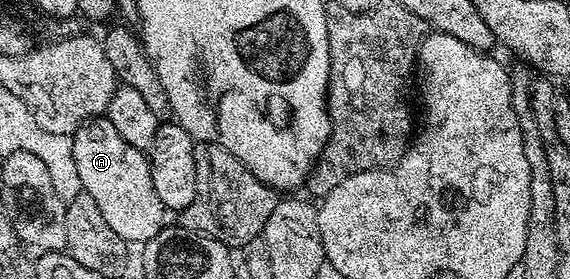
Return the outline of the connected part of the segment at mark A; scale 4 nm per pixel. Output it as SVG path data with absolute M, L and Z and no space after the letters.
M106 117L88 120L72 139L83 194L94 197L110 229L129 245L143 245L154 238L166 225L166 208L158 201L158 193L154 193L147 154L128 144Z

